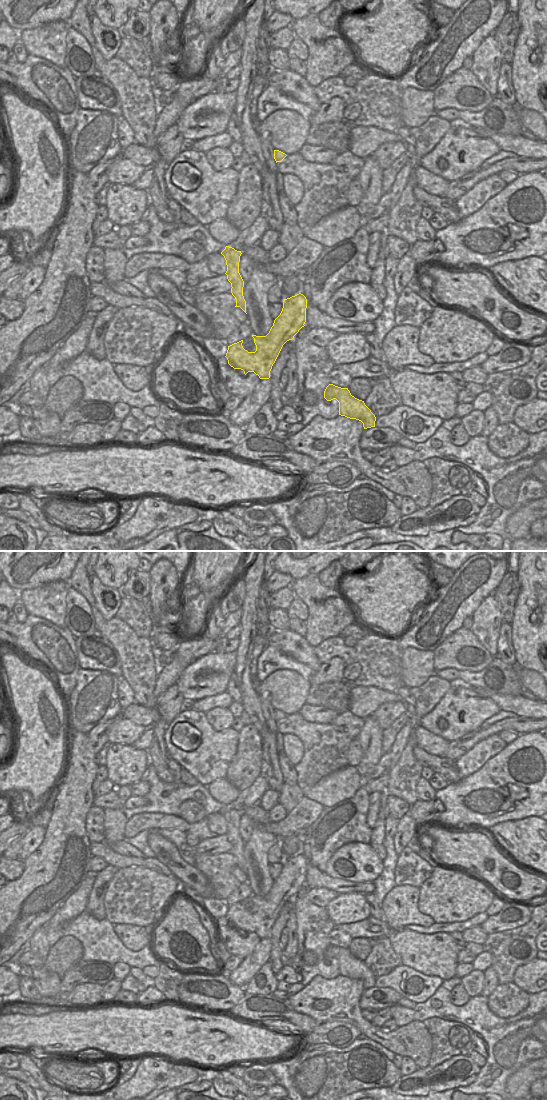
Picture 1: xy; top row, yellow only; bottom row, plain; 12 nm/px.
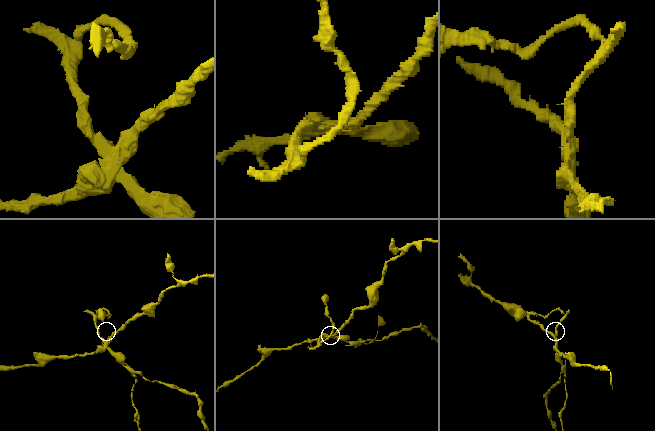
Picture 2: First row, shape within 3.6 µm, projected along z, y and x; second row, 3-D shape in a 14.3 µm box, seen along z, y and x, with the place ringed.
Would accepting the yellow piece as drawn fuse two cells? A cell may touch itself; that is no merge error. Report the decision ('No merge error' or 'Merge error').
Merge error

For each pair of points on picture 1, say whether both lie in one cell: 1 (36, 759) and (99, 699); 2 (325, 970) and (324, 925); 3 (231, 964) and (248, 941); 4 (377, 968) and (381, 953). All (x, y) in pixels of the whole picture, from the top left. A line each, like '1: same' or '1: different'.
1: different
2: same
3: different
4: same

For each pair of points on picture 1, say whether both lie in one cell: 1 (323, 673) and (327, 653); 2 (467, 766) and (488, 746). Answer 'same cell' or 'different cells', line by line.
1: different cells
2: same cell

